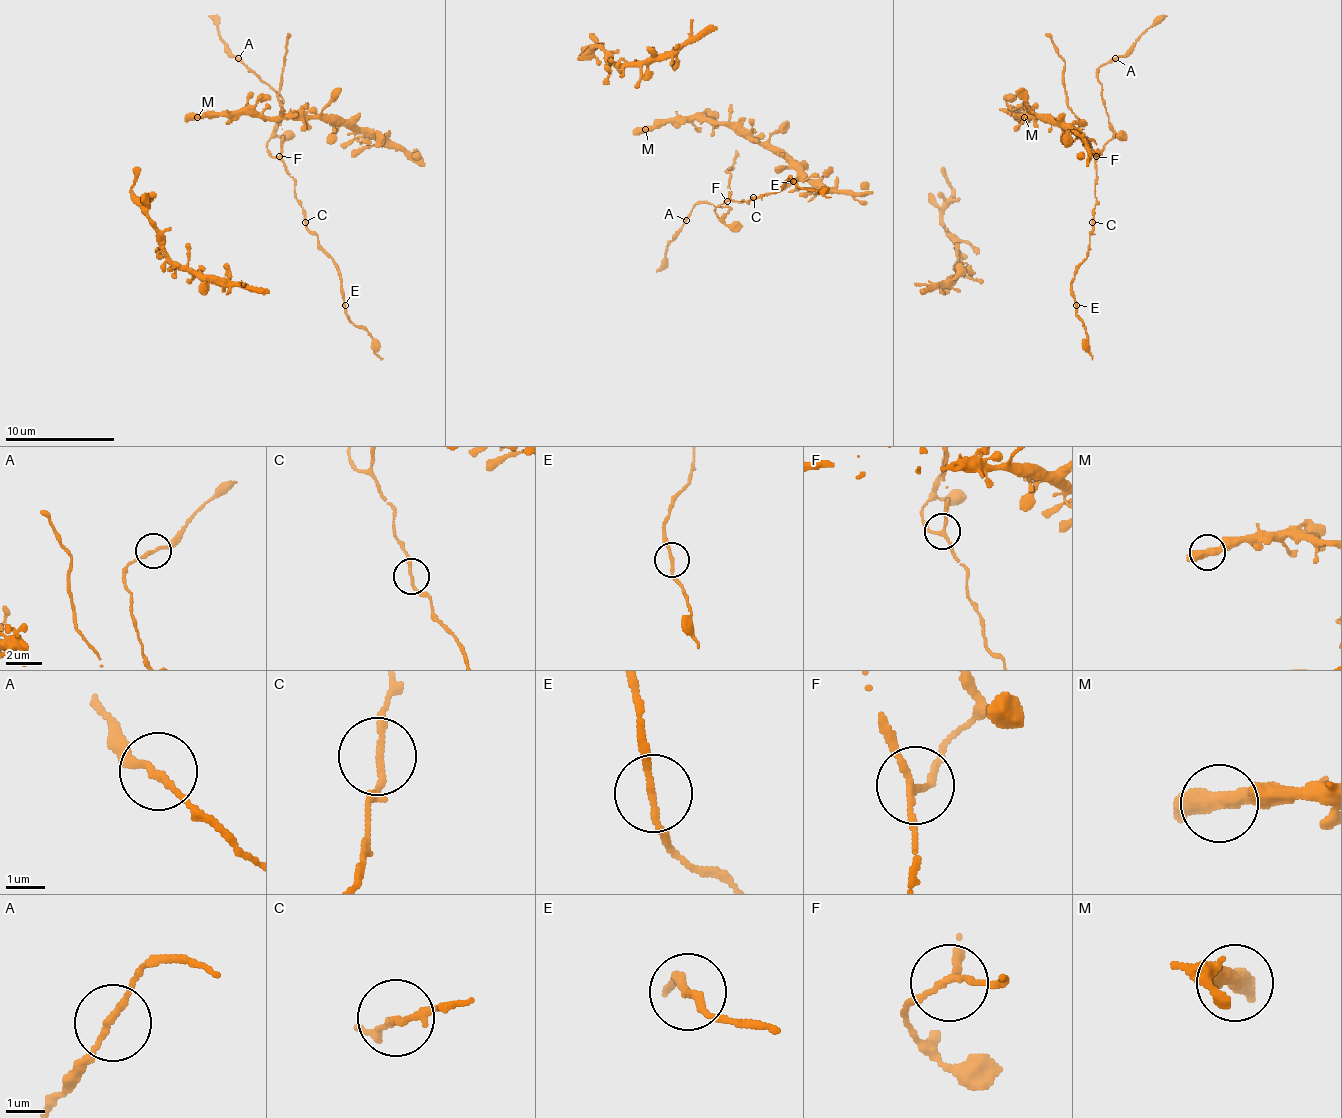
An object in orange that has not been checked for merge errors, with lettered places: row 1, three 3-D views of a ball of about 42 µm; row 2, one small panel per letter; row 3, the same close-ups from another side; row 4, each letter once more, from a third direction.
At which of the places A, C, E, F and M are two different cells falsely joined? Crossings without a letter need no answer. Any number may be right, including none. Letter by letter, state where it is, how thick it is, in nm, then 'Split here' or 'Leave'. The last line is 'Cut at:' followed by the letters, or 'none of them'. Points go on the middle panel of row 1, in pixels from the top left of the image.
A: Place: (686, 220). Thickness 160 nm. Leave
C: Place: (753, 197). Thickness 160 nm. Leave
E: Place: (793, 181). Thickness 150 nm. Leave
F: Place: (727, 201). Thickness 150 nm. Leave
M: Place: (645, 129). Thickness 440 nm. Leave
Cut at: none of them

